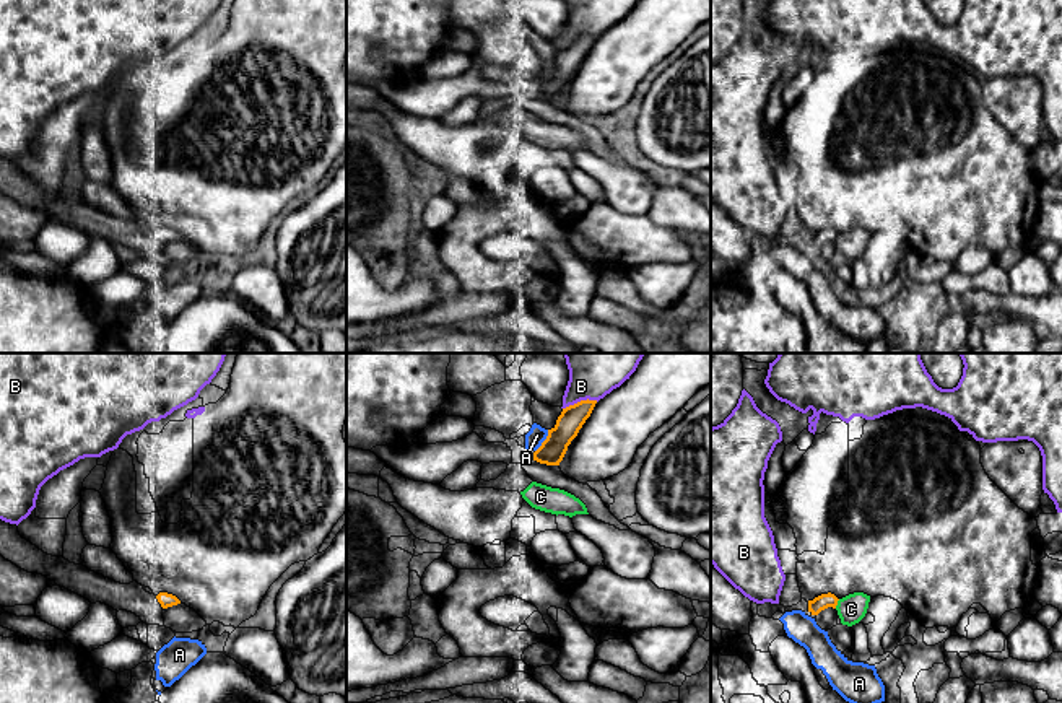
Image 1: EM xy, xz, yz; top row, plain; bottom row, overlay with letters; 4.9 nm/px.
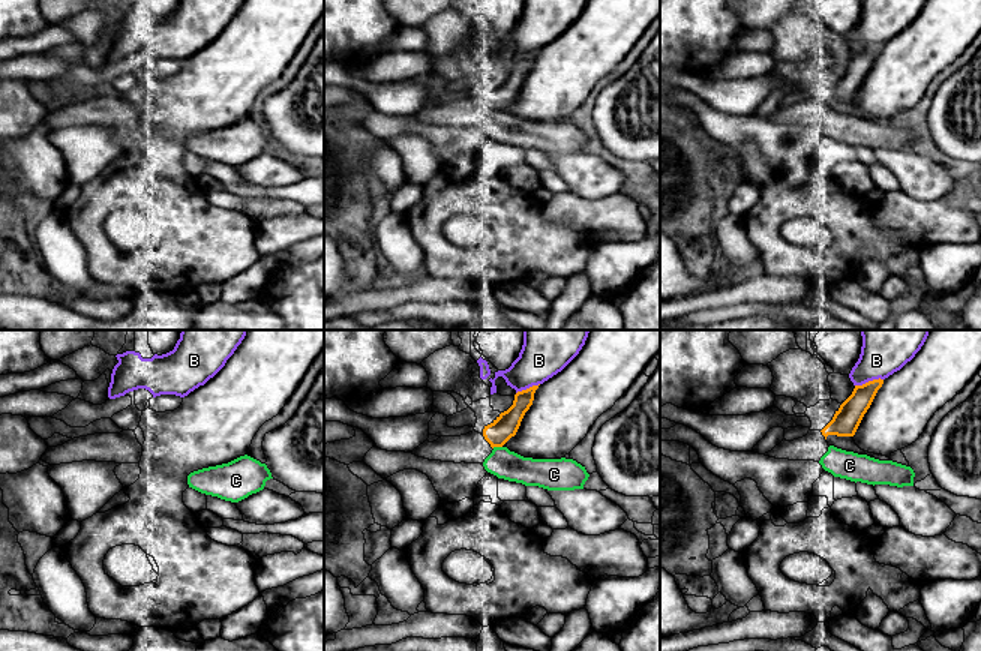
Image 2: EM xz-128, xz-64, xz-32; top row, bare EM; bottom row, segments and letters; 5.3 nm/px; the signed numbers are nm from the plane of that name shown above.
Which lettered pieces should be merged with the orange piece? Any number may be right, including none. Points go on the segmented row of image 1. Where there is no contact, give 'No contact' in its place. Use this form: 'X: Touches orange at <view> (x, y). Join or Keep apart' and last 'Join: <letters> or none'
A: Touches orange at xz (544, 441). Keep apart
B: Touches orange at xz (581, 401). Keep apart
C: Touches orange at yz (836, 604). Keep apart
Join: none

